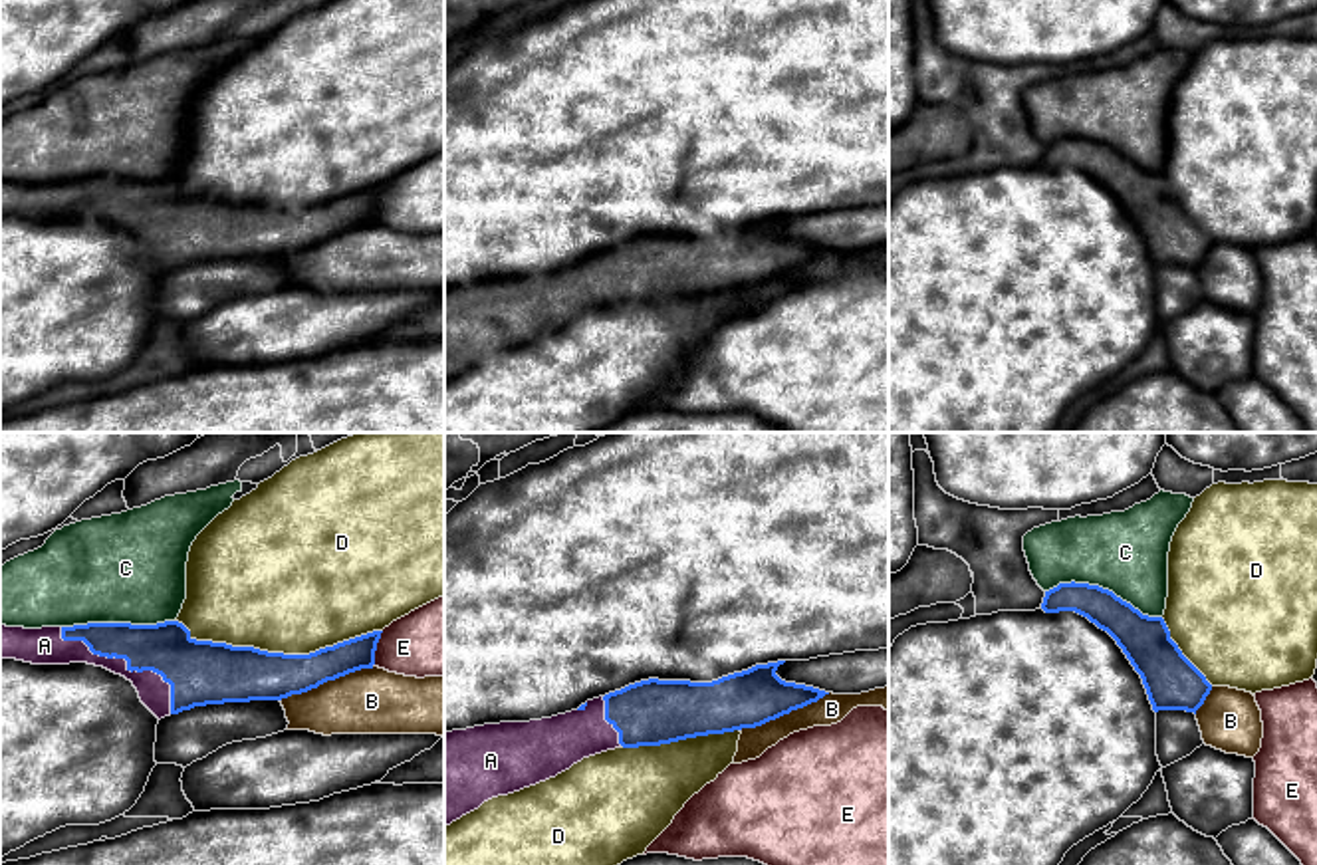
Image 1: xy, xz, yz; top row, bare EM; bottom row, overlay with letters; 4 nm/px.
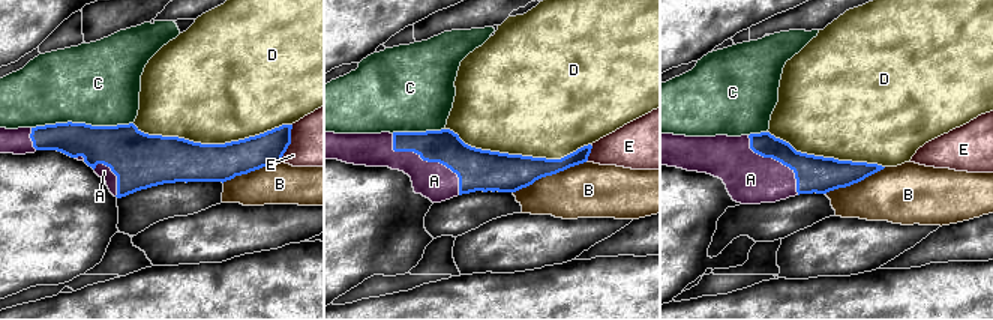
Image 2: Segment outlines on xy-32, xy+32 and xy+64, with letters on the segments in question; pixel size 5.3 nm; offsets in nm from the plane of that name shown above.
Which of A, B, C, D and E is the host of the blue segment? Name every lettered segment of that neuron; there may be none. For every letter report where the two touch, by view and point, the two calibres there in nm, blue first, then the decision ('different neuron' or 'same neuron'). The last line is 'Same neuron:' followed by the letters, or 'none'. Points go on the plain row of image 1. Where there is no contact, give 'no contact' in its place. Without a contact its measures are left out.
A: meets blue in xy at (127, 219); 220 nm thick on the blue side, 120 nm on the other; same neuron
B: meets blue in xy at (326, 237); 190 nm thick on the blue side, 280 nm on the other; different neuron
C: meets blue in yz at (1101, 143); 180 nm thick on the blue side, 340 nm on the other; different neuron
D: meets blue in xy at (278, 209); 240 nm thick on the blue side, 500 nm on the other; different neuron
E: meets blue in xy at (375, 205); 140 nm thick on the blue side, 300 nm on the other; different neuron
Same neuron: A

